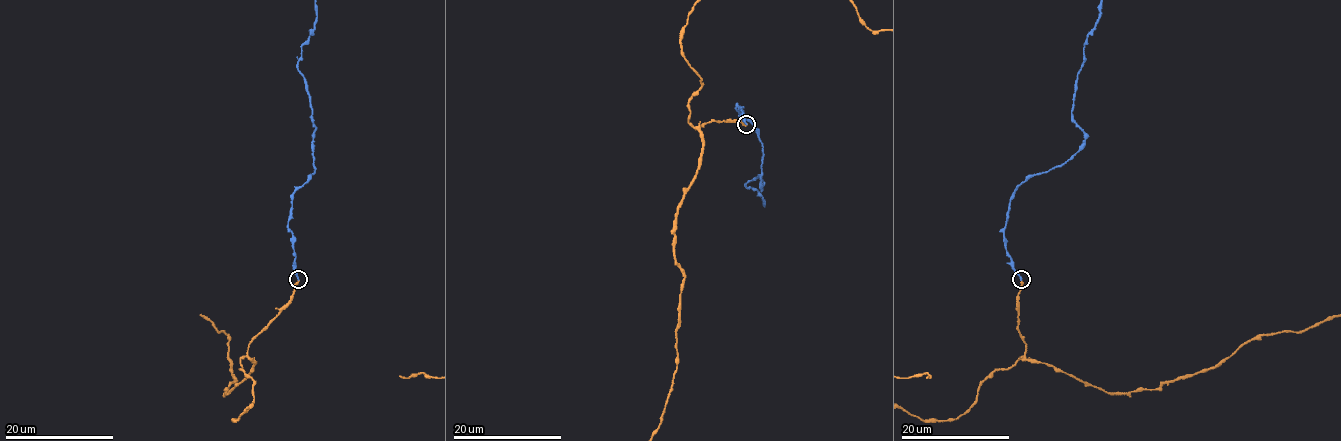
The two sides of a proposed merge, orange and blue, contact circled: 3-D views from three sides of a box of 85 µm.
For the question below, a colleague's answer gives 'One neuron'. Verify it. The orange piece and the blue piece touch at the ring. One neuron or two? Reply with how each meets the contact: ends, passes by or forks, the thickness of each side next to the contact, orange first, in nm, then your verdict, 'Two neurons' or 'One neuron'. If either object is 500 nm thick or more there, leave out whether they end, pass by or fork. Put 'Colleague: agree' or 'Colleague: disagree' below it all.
At the ring orange ends. At the ring blue ends. Thickness 300 nm (orange) against 240 nm. One neuron
Colleague: agree

